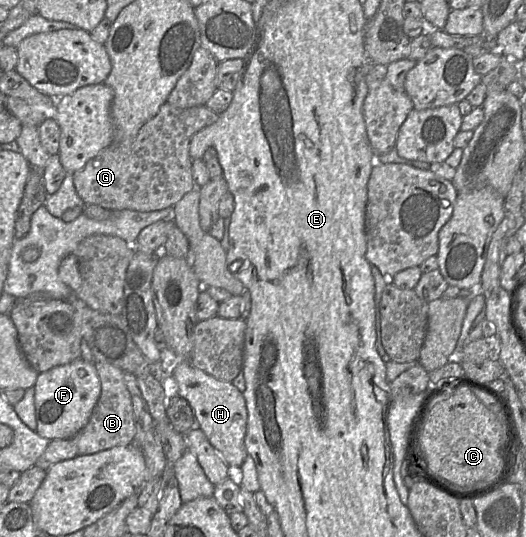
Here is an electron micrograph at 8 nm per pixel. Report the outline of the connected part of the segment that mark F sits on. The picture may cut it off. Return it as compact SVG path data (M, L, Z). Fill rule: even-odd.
M82 358L38 374L34 385L36 432L49 440L72 438L88 422L101 393L94 362Z

